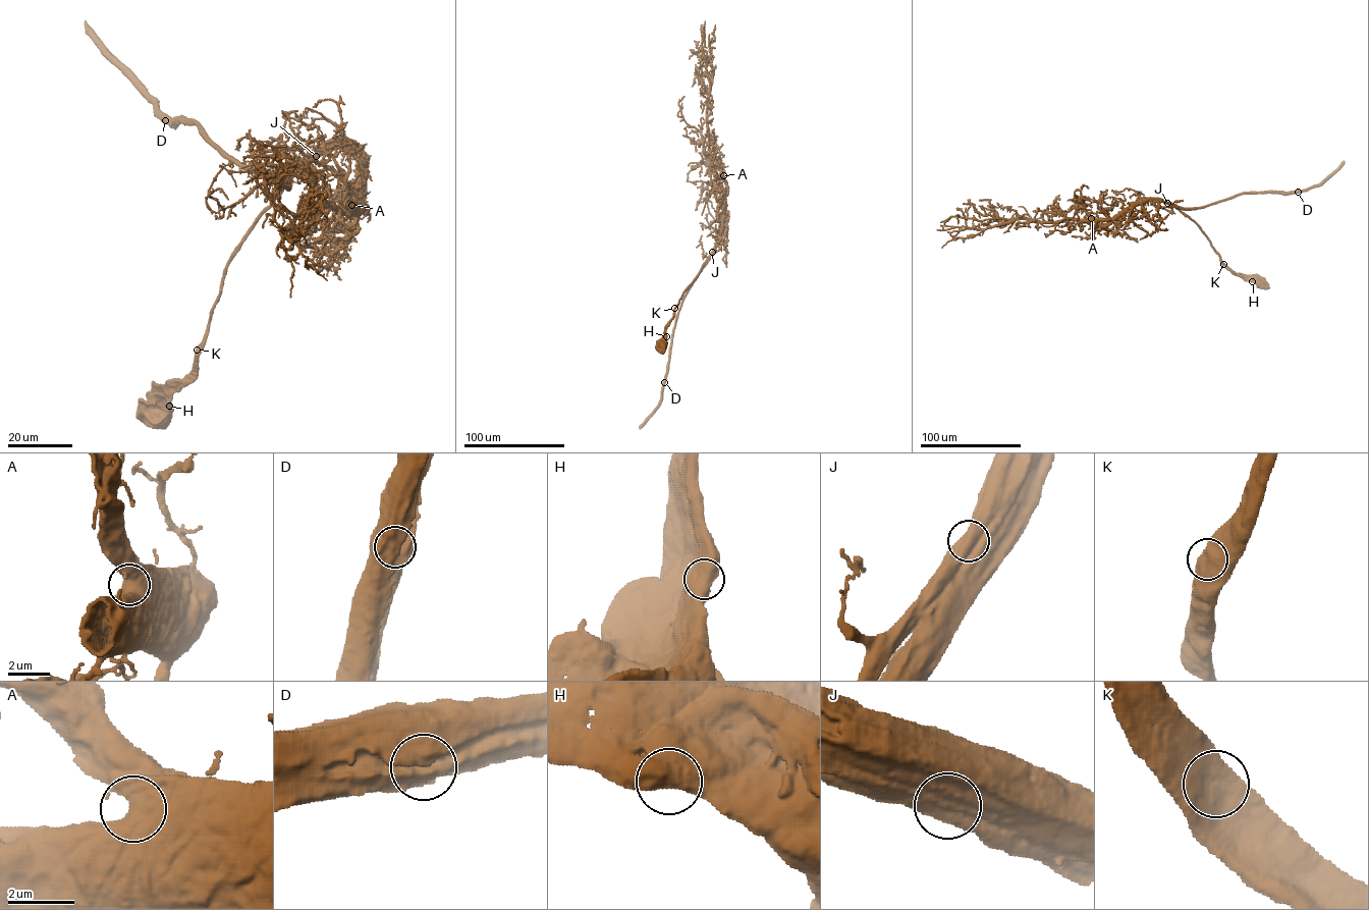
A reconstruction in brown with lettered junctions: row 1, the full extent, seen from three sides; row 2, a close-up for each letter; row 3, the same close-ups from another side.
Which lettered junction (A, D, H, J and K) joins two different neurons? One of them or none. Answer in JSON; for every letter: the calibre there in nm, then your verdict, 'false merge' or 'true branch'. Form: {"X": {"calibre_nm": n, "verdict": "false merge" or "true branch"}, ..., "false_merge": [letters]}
{"A": {"calibre_nm": 900, "verdict": "true branch"}, "D": {"calibre_nm": 1050, "verdict": "true branch"}, "H": {"calibre_nm": 1050, "verdict": "true branch"}, "J": {"calibre_nm": 1100, "verdict": "true branch"}, "K": {"calibre_nm": 1000, "verdict": "true branch"}, "false_merge": []}

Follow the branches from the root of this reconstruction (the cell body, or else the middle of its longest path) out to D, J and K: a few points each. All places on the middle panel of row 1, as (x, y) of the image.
D: (661, 344), (674, 309), (704, 263), (679, 311), (664, 382)
J: (661, 344), (674, 309), (712, 252)
K: (661, 344), (674, 308)

